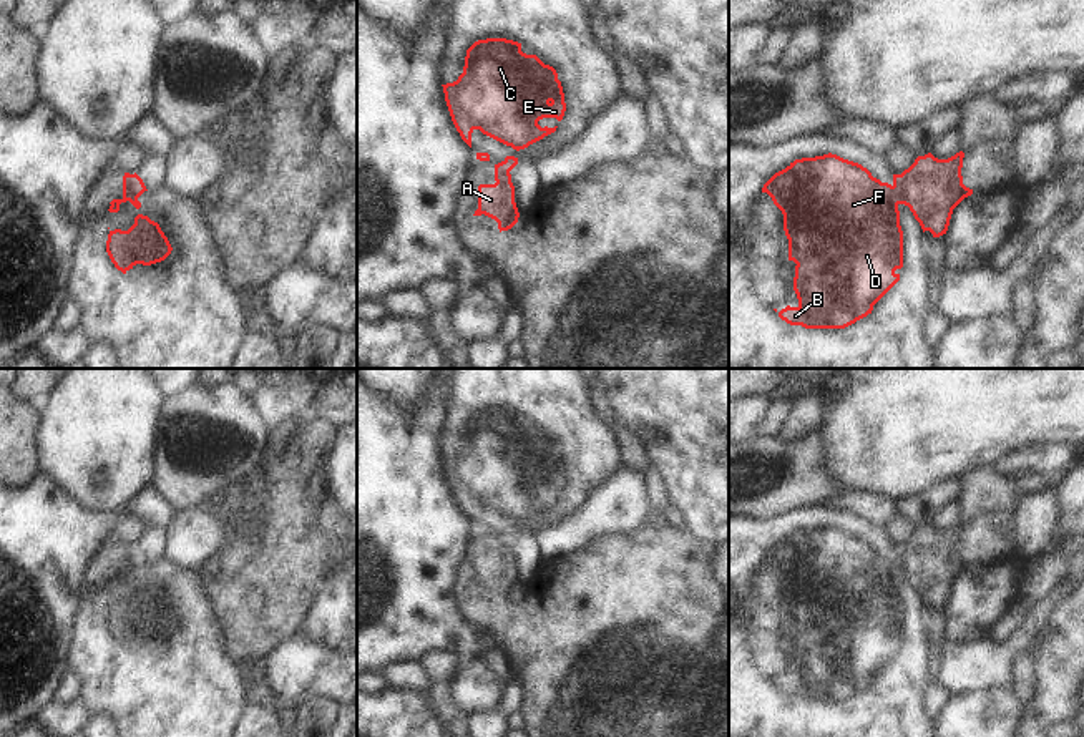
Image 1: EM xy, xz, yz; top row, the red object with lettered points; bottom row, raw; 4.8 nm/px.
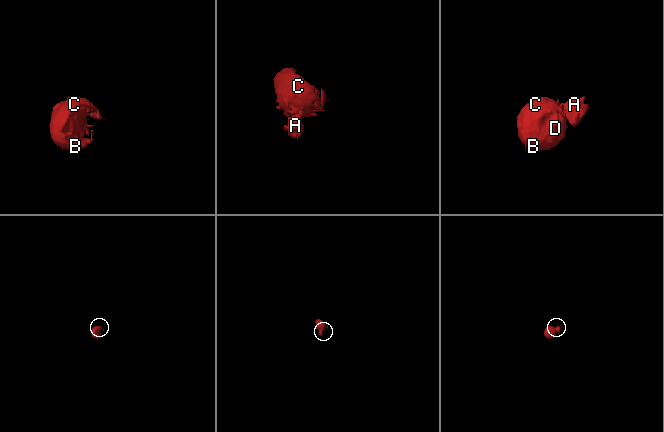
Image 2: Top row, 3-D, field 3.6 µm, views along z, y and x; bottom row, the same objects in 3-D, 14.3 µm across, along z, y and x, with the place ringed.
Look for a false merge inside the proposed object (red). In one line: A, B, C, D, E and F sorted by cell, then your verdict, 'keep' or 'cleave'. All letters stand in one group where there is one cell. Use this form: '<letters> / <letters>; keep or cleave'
A / B C D E F; cleave

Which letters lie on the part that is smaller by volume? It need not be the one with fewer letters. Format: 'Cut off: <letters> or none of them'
Cut off: A

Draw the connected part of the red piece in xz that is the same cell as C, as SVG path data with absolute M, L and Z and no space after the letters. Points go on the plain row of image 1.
M486 410L475 413L465 428L463 445L457 453L442 456L445 473L452 488L452 493L460 505L461 511L471 520L471 505L480 501L483 506L511 518L520 523L530 516L543 511L556 503L554 500L541 500L538 496L543 490L563 491L566 483L564 465L558 445L553 438L544 437L536 427L526 427L521 423L521 415L506 410Z

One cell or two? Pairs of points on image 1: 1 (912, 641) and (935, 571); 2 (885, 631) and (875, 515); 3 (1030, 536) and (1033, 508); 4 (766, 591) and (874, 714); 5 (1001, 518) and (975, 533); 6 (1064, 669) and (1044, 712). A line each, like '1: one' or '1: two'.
1: two
2: two
3: one
4: one
5: one
6: one

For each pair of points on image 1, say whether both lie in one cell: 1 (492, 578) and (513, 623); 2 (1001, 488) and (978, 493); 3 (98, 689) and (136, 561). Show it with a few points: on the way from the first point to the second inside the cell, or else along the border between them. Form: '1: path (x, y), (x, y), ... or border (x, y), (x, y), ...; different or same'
1: path (492, 590), (492, 596), (507, 611); same
2: path (996, 490), (983, 493); same
3: path (130, 658), (136, 593); same

